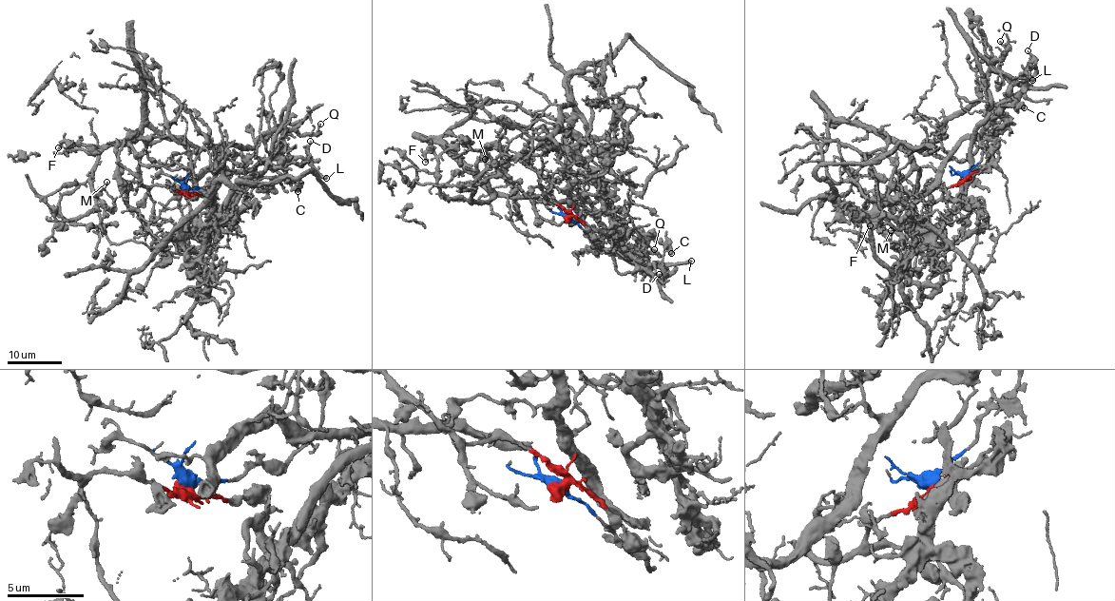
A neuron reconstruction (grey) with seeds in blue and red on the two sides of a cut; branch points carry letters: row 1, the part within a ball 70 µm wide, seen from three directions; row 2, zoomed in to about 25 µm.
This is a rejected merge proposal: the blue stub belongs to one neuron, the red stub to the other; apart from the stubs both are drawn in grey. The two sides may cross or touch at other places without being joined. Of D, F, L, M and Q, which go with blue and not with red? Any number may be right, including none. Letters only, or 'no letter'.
D, L

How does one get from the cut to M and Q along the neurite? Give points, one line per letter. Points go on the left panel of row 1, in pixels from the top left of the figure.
M: (185, 190), (144, 185), (130, 142), (111, 145), (101, 153), (90, 181), (97, 196), (106, 182)
Q: (185, 190), (142, 183), (130, 145), (144, 126), (194, 145), (254, 148), (274, 130), (312, 135), (320, 124)

